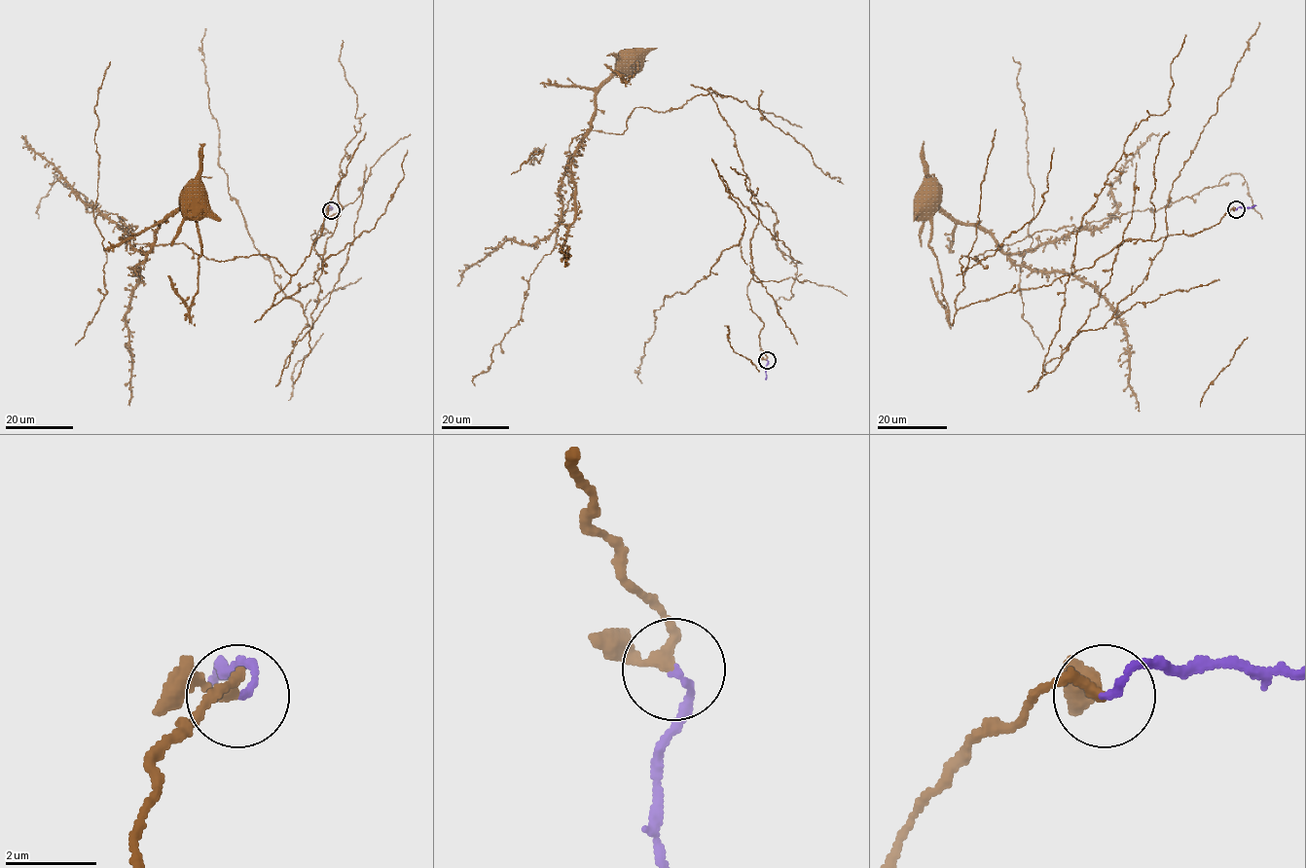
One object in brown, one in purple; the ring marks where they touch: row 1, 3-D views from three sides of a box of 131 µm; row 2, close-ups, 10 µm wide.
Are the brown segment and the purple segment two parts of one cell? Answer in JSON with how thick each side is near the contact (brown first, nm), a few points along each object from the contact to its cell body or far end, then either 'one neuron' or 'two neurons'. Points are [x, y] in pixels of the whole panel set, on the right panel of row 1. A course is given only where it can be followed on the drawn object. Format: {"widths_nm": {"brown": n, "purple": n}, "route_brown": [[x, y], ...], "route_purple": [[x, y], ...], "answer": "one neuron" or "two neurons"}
{"widths_nm": {"brown": 200, "purple": 140}, "route_brown": [[1236, 210], [958, 308], [960, 259], [979, 263], [1002, 245], [917, 200]], "route_purple": [[1236, 210], [1256, 205]], "answer": "two neurons"}

